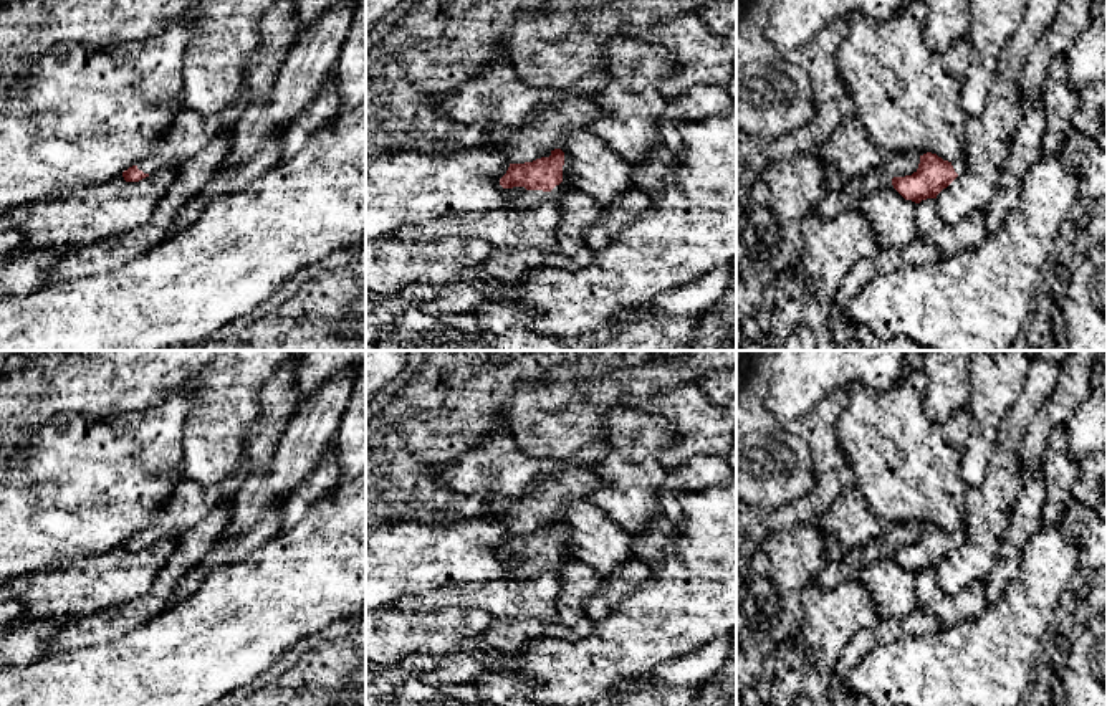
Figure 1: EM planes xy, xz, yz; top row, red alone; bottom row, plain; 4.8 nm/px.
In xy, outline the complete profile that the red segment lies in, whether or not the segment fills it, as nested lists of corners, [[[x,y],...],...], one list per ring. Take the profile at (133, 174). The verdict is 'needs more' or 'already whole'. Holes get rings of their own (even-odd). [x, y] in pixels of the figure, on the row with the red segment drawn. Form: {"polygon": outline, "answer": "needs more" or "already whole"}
{"polygon": [[[232,103],[210,116],[182,109],[169,124],[156,154],[124,170],[124,180],[139,182],[161,165],[192,159],[218,136],[230,134],[243,111],[242,103]]], "answer": "needs more"}

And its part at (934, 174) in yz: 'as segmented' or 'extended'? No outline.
extended

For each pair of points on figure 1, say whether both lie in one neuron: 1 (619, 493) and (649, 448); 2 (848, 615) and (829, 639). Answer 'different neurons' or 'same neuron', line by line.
1: same neuron
2: same neuron

